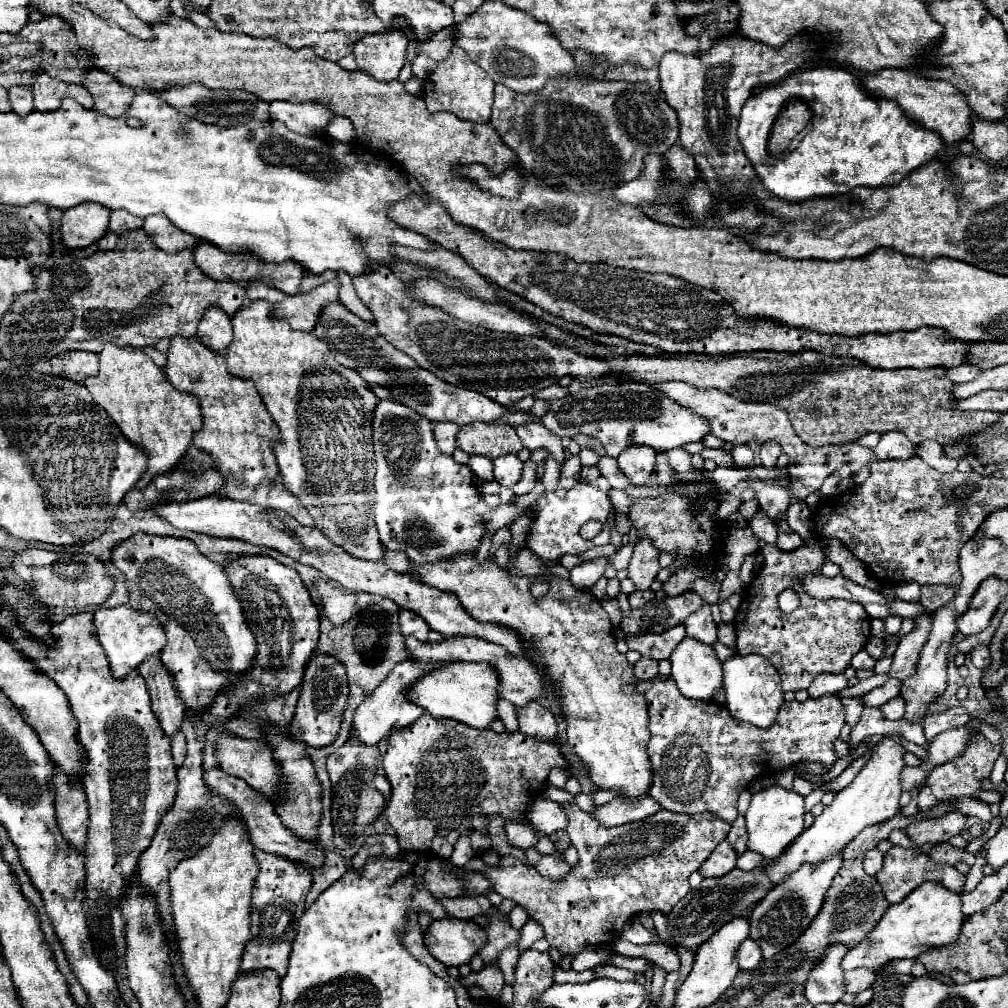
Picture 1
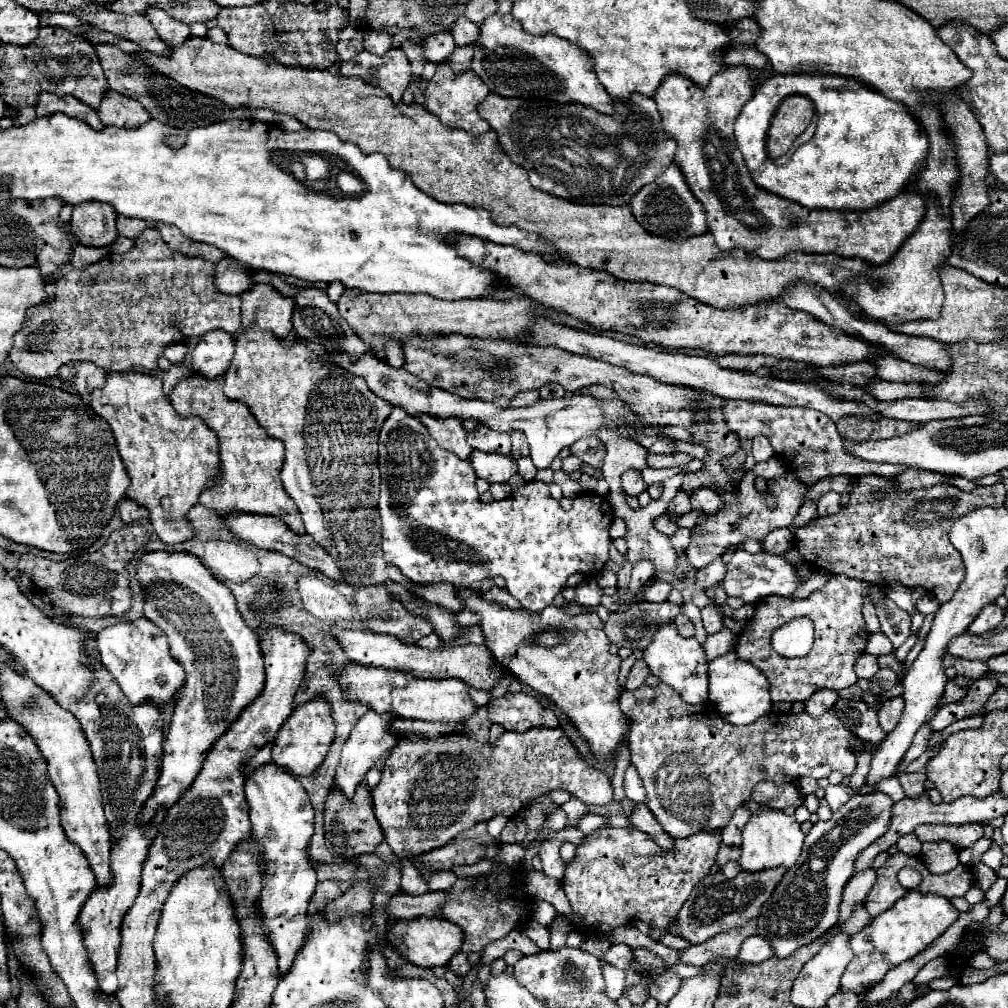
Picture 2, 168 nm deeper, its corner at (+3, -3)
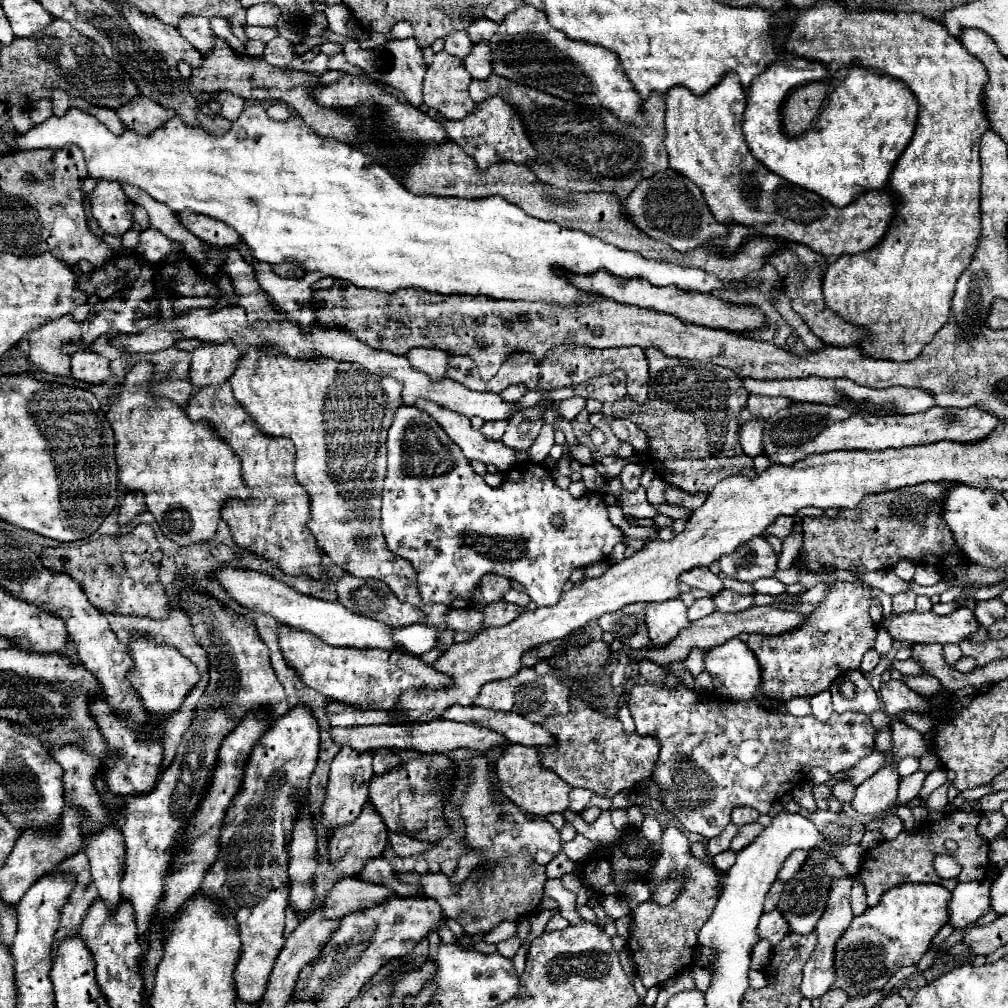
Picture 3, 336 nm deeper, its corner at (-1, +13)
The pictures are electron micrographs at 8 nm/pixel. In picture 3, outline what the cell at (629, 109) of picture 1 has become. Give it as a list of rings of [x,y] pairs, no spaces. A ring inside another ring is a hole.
[[[490,74],[486,80],[474,78],[470,82],[470,98],[474,102],[482,102],[496,94],[500,94],[518,112],[534,150],[546,162],[540,164],[536,160],[528,166],[542,182],[550,186],[574,192],[610,192],[626,200],[642,178],[654,176],[656,172],[668,168],[668,154],[664,148],[666,108],[664,98],[658,92],[652,92],[652,96],[642,104],[642,114],[646,118],[642,130],[640,126],[618,120],[618,116],[606,108],[580,106],[536,88],[504,80],[496,74]]]

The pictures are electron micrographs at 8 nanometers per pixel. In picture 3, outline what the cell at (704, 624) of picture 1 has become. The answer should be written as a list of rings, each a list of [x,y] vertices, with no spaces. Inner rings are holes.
[[[720,590],[718,594],[712,596],[712,600],[716,604],[716,610],[720,610],[720,612],[740,612],[754,604],[752,596],[742,596],[732,590]]]

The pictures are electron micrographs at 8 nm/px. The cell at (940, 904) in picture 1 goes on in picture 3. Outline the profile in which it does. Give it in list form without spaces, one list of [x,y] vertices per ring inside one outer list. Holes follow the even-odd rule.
[[[902,884],[890,888],[878,906],[854,916],[844,938],[836,942],[838,978],[832,988],[844,988],[848,996],[854,998],[860,992],[866,994],[882,988],[902,966],[916,964],[930,948],[938,930],[948,922],[948,900],[950,892],[940,884]]]

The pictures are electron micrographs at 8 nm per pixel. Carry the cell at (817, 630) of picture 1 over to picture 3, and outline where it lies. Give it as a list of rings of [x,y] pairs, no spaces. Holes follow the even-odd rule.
[[[852,572],[852,576],[854,582],[836,580],[830,584],[824,600],[816,604],[816,610],[798,628],[776,636],[752,634],[748,638],[748,646],[762,666],[766,696],[776,700],[790,700],[794,696],[810,698],[828,690],[840,674],[860,668],[864,652],[876,640],[876,624],[868,614],[874,588],[862,580],[864,572]]]

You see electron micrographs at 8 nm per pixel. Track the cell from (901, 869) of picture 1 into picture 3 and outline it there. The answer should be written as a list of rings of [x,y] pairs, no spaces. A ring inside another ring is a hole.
[[[954,810],[950,814],[944,814],[942,820],[938,822],[924,822],[918,826],[916,832],[906,834],[900,832],[894,840],[886,840],[880,844],[880,848],[872,848],[872,852],[864,854],[864,864],[858,872],[860,882],[866,886],[866,896],[868,896],[868,906],[876,906],[880,896],[894,886],[900,886],[904,882],[934,882],[940,884],[948,890],[954,890],[956,884],[960,882],[970,882],[970,880],[984,880],[986,878],[986,868],[988,866],[988,850],[990,842],[978,836],[976,824],[978,824],[978,814],[966,814],[960,810]],[[954,840],[958,848],[952,852],[952,858],[958,860],[962,866],[962,872],[958,878],[940,878],[934,870],[932,856],[944,854],[944,842]]]

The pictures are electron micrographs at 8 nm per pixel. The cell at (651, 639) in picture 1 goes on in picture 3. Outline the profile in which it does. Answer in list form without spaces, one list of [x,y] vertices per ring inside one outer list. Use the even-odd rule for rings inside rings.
[[[700,598],[696,600],[692,606],[690,606],[690,622],[694,620],[700,620],[700,618],[706,618],[708,614],[712,614],[716,608],[712,604],[710,598]]]

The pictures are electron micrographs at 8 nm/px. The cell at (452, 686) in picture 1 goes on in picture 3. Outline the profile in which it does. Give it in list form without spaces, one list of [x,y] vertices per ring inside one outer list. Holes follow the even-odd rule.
[[[294,628],[280,632],[280,648],[292,668],[298,670],[304,684],[338,702],[356,704],[360,708],[394,708],[400,696],[416,686],[448,688],[452,678],[438,672],[432,664],[422,662],[408,652],[380,652],[376,648],[358,650],[348,646],[330,646],[318,636]]]

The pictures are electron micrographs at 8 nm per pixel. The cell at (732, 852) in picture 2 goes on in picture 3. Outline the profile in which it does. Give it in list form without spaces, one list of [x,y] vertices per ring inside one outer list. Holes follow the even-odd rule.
[[[752,822],[752,824],[740,826],[740,828],[738,828],[738,834],[732,838],[730,850],[734,850],[734,852],[742,850],[748,842],[752,842],[752,840],[756,838],[756,832],[760,832],[760,828],[762,828],[762,824],[758,824],[758,822]]]

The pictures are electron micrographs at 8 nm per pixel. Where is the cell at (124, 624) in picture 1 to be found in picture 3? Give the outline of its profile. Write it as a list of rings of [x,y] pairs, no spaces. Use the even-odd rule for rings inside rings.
[[[130,632],[128,650],[134,660],[134,668],[128,672],[128,680],[140,694],[144,708],[148,712],[152,712],[154,716],[168,716],[172,710],[176,710],[182,704],[184,696],[198,682],[198,676],[200,676],[198,668],[192,664],[192,660],[182,656],[180,650],[172,648],[164,640],[158,642],[156,638],[152,638],[148,634]]]

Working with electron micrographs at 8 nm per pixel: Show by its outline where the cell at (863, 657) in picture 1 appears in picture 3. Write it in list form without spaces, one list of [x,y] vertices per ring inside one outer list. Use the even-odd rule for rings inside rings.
[[[870,648],[870,650],[864,654],[864,658],[862,658],[860,670],[862,670],[862,672],[870,672],[870,670],[878,664],[878,660],[880,660],[880,654],[878,654],[874,648]]]

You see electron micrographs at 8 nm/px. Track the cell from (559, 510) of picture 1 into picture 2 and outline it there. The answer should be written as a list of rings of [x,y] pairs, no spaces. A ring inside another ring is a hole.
[[[394,408],[392,414],[388,416],[388,420],[384,422],[382,430],[380,430],[380,454],[378,454],[378,468],[382,474],[382,490],[380,490],[380,500],[378,500],[378,512],[382,516],[382,552],[384,552],[384,560],[392,566],[398,566],[402,570],[404,576],[408,576],[414,584],[436,584],[436,582],[452,582],[454,586],[470,586],[476,580],[484,580],[484,578],[496,578],[502,576],[506,580],[506,590],[522,604],[524,610],[528,612],[540,612],[546,606],[550,606],[554,602],[554,598],[566,588],[566,580],[572,574],[584,574],[584,576],[598,576],[604,568],[604,564],[608,562],[608,548],[610,548],[610,536],[608,536],[608,528],[612,524],[612,506],[608,502],[604,502],[602,496],[576,496],[574,498],[574,506],[570,510],[562,510],[560,504],[548,494],[548,486],[544,482],[528,482],[524,484],[520,490],[514,490],[512,498],[500,500],[500,502],[490,502],[484,504],[478,498],[478,492],[475,486],[477,476],[473,468],[466,460],[460,460],[456,454],[442,450],[436,440],[428,434],[426,426],[418,420],[408,416],[402,408]]]

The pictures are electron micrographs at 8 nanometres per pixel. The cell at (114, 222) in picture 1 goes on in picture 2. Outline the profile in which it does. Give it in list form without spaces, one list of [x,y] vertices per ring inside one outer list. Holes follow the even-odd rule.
[[[118,216],[116,224],[118,224],[120,236],[124,236],[124,238],[138,238],[142,234],[142,230],[148,226],[146,220],[128,218],[128,216]]]

